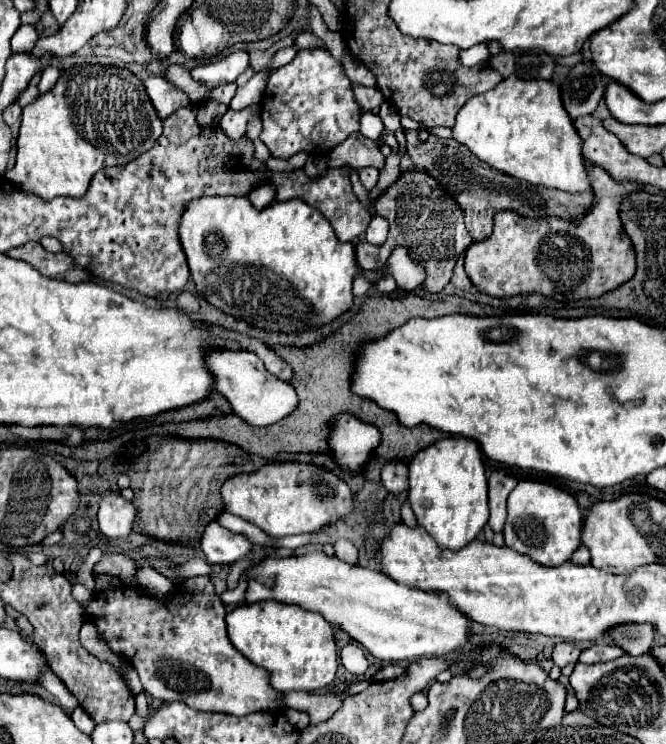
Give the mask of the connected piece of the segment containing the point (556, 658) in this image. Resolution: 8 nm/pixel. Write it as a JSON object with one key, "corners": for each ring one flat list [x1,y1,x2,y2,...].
{"corners":[[563,642,563,644,557,644,553,648,553,662,563,668,567,664,575,664,579,660,579,654,581,650,575,646,575,644,569,644,569,642]]}

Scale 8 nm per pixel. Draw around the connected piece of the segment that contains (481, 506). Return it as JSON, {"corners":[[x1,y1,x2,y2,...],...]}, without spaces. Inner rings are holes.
{"corners":[[443,438,423,448,409,464,407,500,415,512,417,524,423,526,439,546,461,550,477,538,489,518,487,478,479,446,469,438]]}

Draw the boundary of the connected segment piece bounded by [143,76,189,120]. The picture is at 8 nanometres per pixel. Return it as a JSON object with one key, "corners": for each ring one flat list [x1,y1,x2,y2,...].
{"corners":[[147,76,143,84,161,120,165,120,171,112,177,112,179,108,189,106,189,98,181,90,177,90,173,84,169,84,165,78]]}

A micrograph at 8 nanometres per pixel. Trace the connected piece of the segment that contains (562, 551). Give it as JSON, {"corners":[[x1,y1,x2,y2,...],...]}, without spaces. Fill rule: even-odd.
{"corners":[[521,480,507,498,503,536,505,546,515,552,529,556,543,566,559,566,561,562,567,562,581,544,581,510,569,492,545,482]]}

